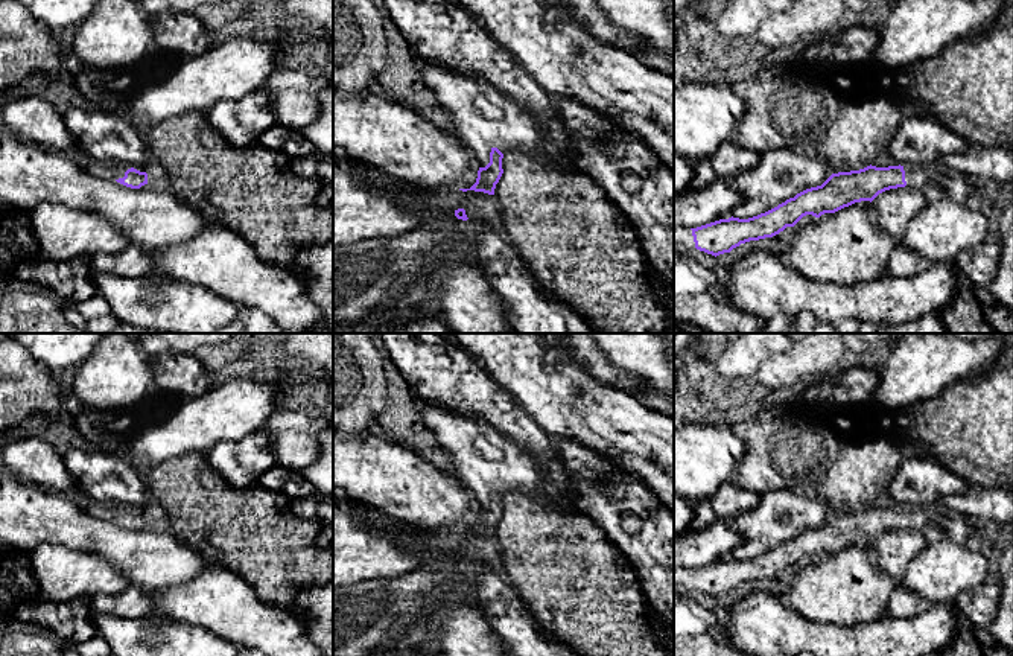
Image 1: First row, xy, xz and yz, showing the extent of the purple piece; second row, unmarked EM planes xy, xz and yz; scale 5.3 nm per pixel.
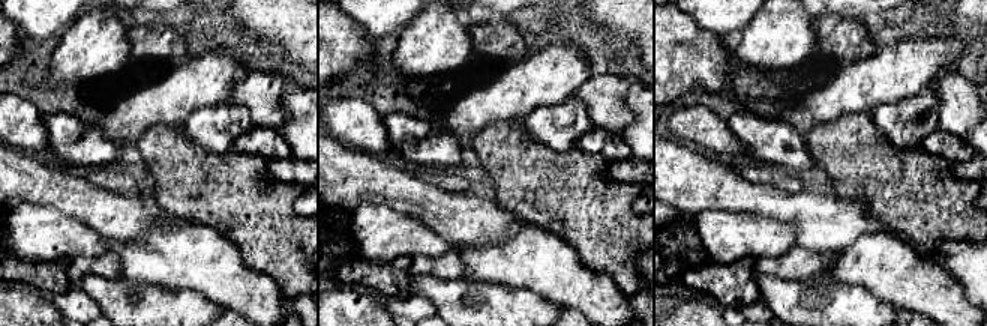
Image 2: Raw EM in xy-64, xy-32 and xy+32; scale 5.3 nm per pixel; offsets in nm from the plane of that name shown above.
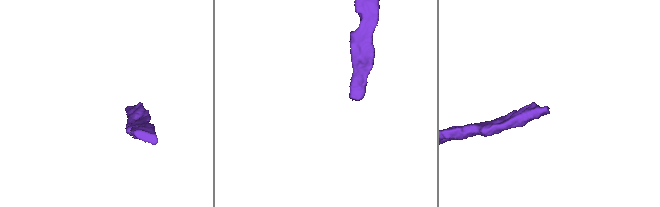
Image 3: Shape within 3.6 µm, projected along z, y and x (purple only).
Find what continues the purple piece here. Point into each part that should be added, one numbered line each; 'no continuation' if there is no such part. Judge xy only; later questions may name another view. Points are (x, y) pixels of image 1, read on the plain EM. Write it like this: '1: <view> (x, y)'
1: xy (114, 512)

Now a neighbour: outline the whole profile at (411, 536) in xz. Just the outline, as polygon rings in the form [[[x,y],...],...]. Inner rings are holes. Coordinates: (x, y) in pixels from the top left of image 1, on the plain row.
[[[400,525],[392,531],[392,536],[403,543],[415,546],[421,537],[421,533],[417,528]]]

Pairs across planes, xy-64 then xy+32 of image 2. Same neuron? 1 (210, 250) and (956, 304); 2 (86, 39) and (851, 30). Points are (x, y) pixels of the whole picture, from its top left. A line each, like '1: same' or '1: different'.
1: same
2: same

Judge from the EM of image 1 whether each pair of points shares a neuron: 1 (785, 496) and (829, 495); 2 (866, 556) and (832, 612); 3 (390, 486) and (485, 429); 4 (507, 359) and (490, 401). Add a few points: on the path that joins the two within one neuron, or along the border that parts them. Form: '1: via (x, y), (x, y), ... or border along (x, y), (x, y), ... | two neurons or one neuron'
1: via (796, 504), (819, 504) | one neuron
2: via (855, 570), (851, 580), (832, 598) | one neuron
3: via (420, 486), (447, 486), (464, 469), (464, 451) | one neuron
4: border along (473, 356), (522, 408) | two neurons

